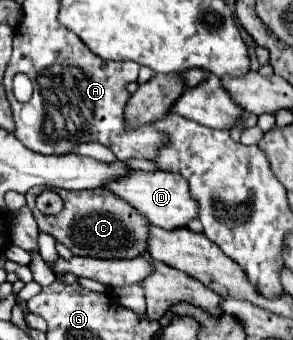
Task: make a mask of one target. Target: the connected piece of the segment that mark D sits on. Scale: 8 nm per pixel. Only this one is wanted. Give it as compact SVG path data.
M131 170L127 176L107 180L105 188L117 194L121 200L125 200L129 206L133 206L141 216L149 220L149 224L155 224L167 230L187 226L189 220L197 218L197 206L187 192L187 180L183 180L183 176L179 174L171 174L163 170L153 170L153 172Z

